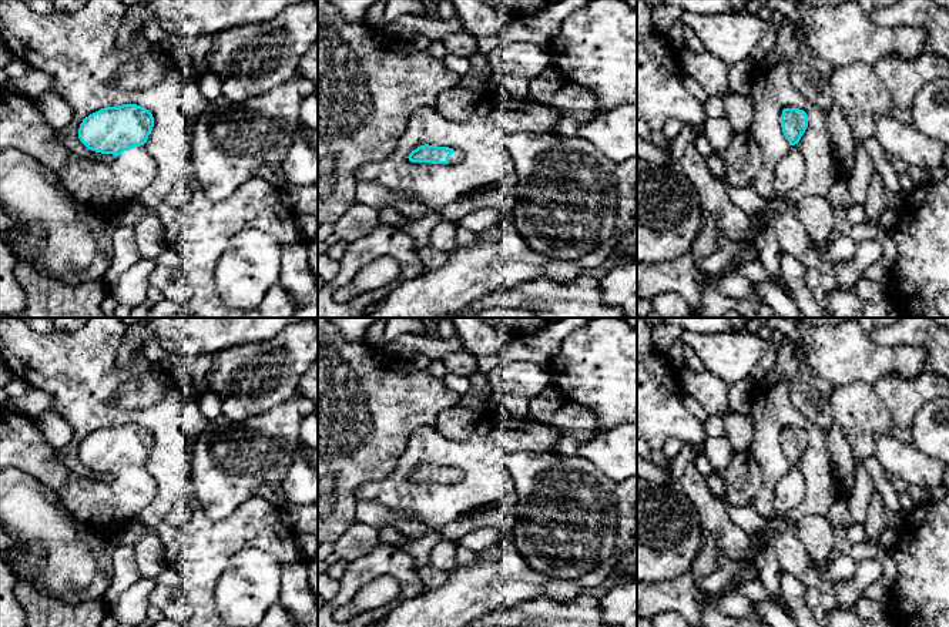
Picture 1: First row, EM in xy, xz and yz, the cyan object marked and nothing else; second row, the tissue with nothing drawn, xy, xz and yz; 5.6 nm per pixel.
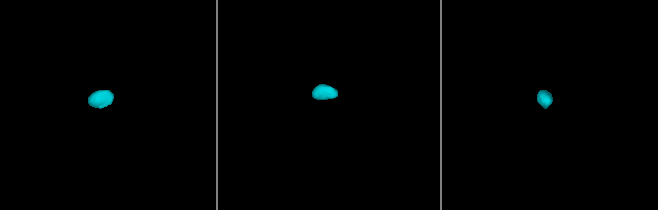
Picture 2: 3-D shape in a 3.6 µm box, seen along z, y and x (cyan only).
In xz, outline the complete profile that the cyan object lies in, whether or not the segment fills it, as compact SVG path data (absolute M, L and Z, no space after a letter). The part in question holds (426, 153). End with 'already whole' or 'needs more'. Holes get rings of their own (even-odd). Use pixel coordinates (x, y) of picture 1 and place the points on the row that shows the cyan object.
M420 145L409 154L412 162L460 164L465 160L462 150L437 145Z; needs more

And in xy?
M0 81L0 152L17 150L53 171L60 185L83 208L95 209L110 218L117 211L140 198L144 188L155 178L157 165L144 144L154 127L152 114L137 104L101 108L83 120L78 128L80 141L91 151L113 154L111 162L84 160L68 151L57 131L44 120L38 105Z; needs more

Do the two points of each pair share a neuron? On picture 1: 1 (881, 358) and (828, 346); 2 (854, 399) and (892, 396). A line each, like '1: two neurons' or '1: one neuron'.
1: one neuron
2: two neurons

